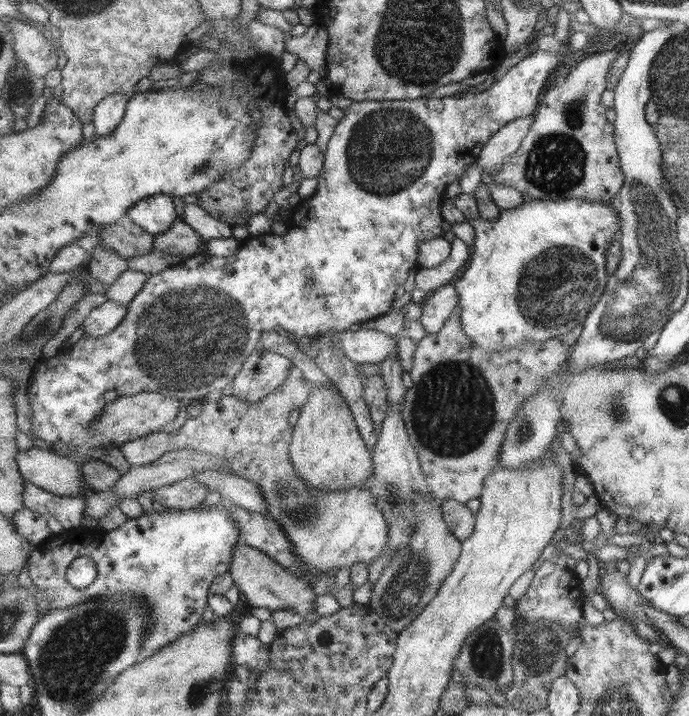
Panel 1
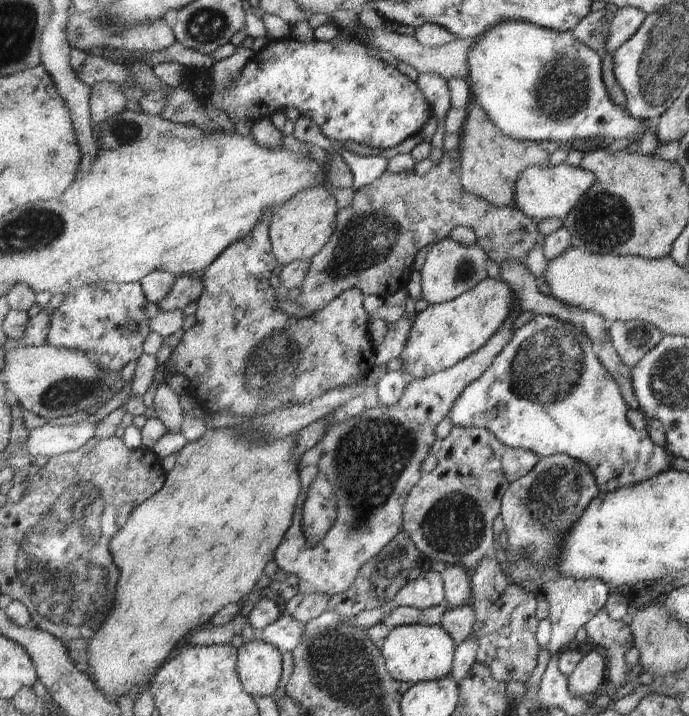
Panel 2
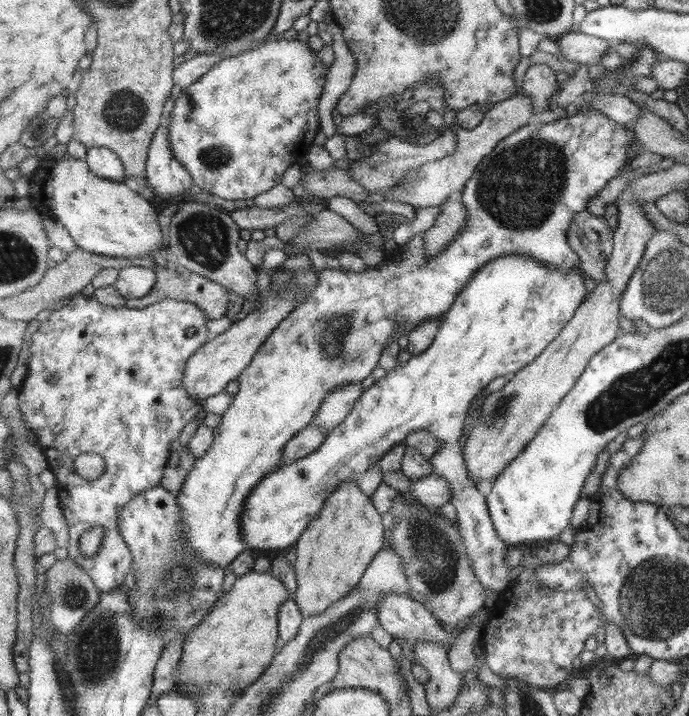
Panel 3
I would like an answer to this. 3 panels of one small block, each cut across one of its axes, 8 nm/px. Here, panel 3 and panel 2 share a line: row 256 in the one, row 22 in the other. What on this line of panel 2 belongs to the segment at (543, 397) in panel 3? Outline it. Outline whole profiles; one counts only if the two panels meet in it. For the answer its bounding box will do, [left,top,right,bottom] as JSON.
[604,7,647,53]

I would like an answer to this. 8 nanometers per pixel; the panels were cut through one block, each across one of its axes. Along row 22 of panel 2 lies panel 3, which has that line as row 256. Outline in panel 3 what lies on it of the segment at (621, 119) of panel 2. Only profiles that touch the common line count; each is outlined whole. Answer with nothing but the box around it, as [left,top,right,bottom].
[242,254,585,594]

